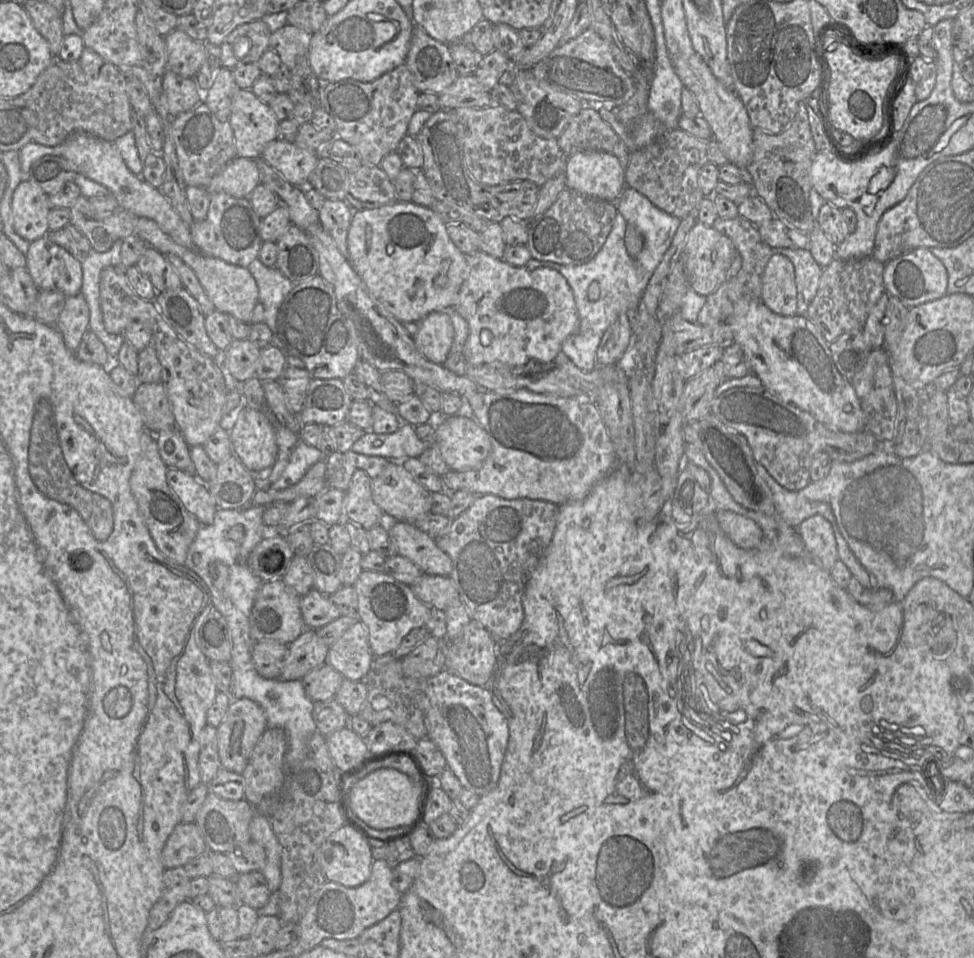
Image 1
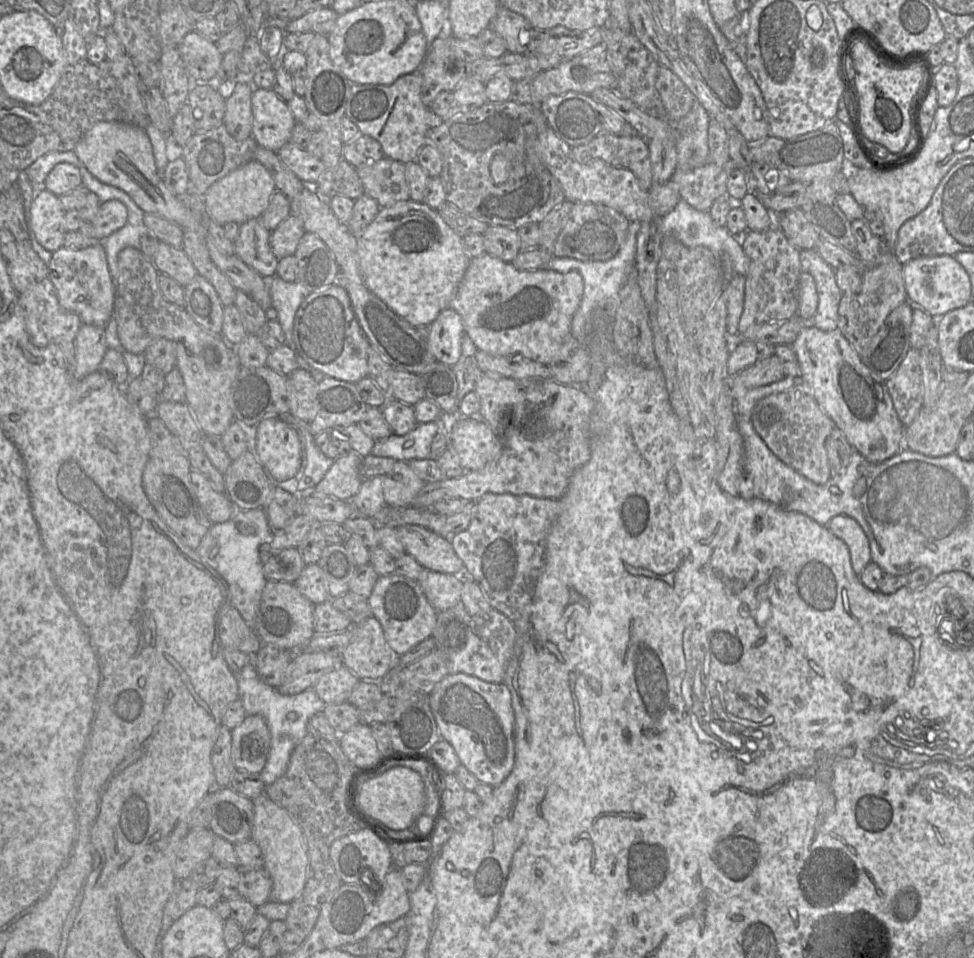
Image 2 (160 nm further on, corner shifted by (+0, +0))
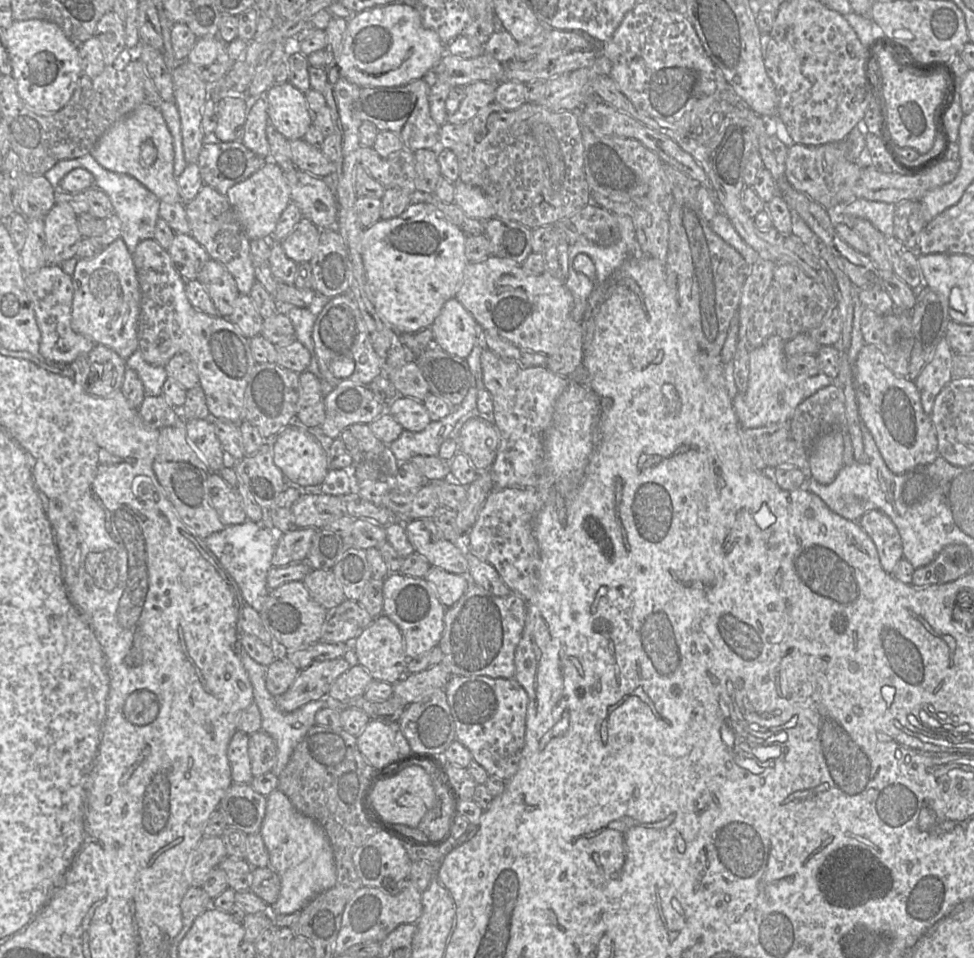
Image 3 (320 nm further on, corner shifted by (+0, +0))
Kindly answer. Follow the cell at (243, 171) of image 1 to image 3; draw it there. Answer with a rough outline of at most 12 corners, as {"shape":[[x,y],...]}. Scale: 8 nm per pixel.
{"shape":[[273,161],[225,193],[250,240],[270,239],[291,202]]}

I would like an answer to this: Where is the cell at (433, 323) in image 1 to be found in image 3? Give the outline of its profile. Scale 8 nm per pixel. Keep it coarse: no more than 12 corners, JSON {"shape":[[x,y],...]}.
{"shape":[[455,298],[431,325],[433,344],[467,358],[482,329]]}

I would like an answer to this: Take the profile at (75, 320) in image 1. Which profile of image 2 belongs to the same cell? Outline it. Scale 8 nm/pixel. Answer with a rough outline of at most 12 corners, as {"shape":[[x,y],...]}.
{"shape":[[82,324],[73,340],[75,376],[99,371],[104,328]]}

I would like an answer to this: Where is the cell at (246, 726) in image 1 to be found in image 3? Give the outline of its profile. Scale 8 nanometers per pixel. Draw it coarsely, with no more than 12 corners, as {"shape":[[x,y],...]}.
{"shape":[[262,730],[249,735],[253,776],[271,772],[276,742]]}

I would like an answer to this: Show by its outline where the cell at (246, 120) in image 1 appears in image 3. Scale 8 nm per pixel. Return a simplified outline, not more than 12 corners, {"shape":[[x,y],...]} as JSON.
{"shape":[[290,83],[264,94],[269,123],[286,139],[312,126],[305,95]]}

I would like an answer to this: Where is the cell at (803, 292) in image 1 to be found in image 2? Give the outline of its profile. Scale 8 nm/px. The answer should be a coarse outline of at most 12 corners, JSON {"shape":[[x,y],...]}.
{"shape":[[801,249],[802,271],[815,280],[815,326],[837,329],[843,291],[835,269],[815,250]]}

